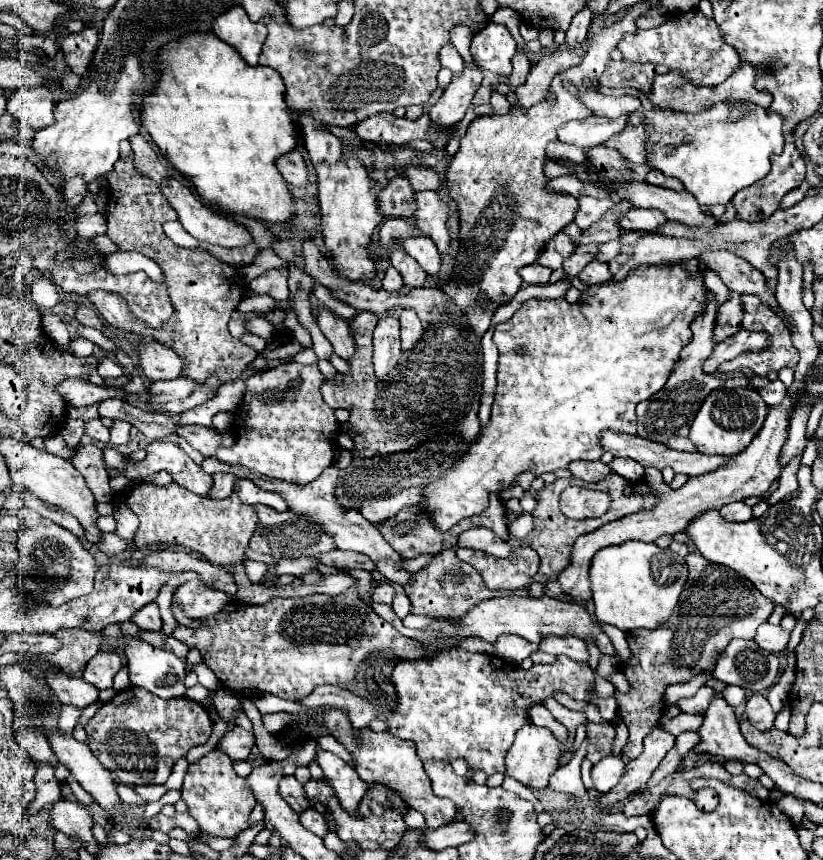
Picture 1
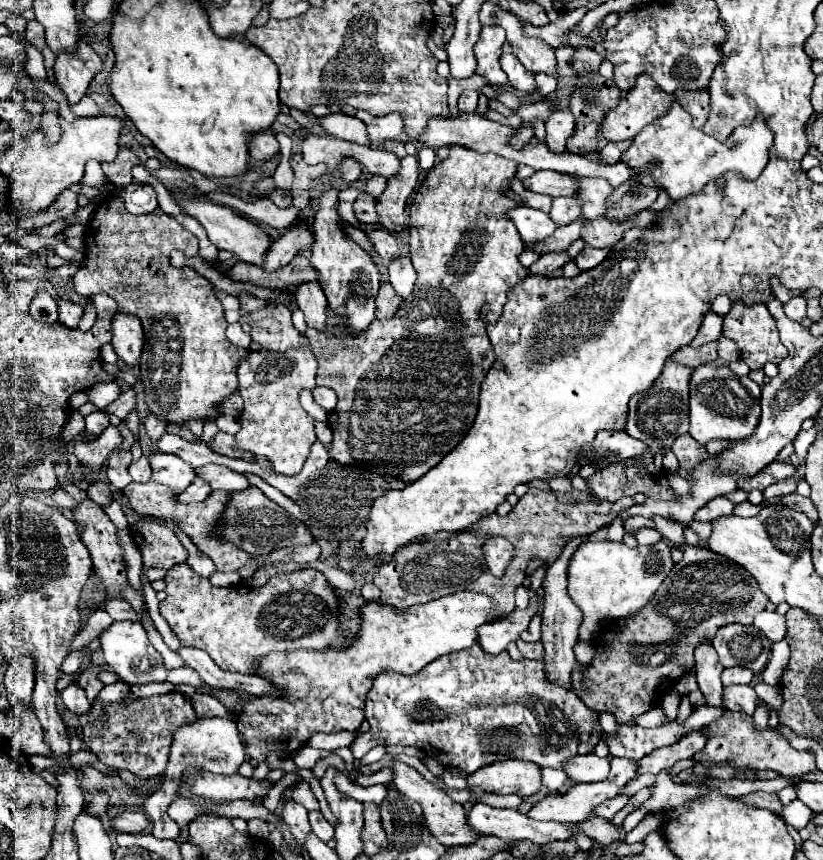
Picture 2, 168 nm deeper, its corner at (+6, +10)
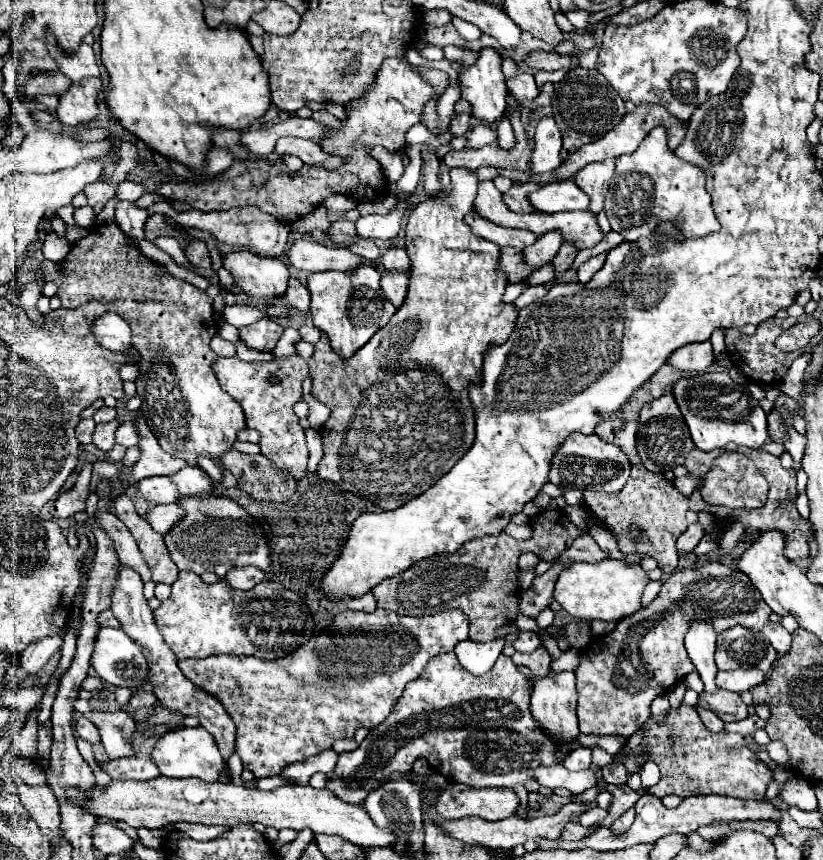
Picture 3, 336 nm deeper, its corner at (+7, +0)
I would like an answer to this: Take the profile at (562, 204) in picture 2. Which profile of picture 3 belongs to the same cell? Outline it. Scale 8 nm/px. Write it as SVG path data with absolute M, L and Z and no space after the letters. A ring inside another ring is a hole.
M556 229L546 231L542 237L538 237L536 245L530 245L528 249L524 249L524 257L528 257L532 265L546 265L556 257L562 243L564 243L564 237L560 231Z

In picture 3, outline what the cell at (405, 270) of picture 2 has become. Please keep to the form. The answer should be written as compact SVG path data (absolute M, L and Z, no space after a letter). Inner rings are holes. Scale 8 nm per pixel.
M388 249L384 255L382 255L382 267L390 273L396 273L396 271L408 271L410 267L410 261L408 261L408 255L404 249Z

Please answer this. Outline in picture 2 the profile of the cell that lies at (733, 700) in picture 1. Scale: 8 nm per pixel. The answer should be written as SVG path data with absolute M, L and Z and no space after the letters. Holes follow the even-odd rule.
M731 667L731 669L725 669L723 675L721 675L721 681L723 685L735 685L735 683L751 683L753 681L753 673L745 667Z

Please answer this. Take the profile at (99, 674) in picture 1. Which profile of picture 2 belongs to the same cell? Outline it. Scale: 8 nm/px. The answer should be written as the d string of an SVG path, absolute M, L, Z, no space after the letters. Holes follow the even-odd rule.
M91 665L83 675L81 675L81 679L79 679L79 685L85 689L85 695L87 695L87 699L93 703L95 701L95 697L99 695L99 691L103 689L103 683L95 677L95 671L101 671L101 667L99 665Z

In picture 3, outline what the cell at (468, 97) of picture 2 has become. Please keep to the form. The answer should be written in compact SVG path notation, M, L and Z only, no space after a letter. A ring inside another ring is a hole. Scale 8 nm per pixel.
M460 113L460 115L456 115L452 119L450 133L452 133L452 137L460 137L460 135L464 135L468 131L468 127L470 127L470 115L468 113Z

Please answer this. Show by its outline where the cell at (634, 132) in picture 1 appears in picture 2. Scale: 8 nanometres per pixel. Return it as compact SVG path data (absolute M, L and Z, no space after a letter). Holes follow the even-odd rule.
M619 141L619 143L607 143L601 151L599 151L599 161L613 165L617 163L617 159L621 157L621 153L631 145L631 141Z

